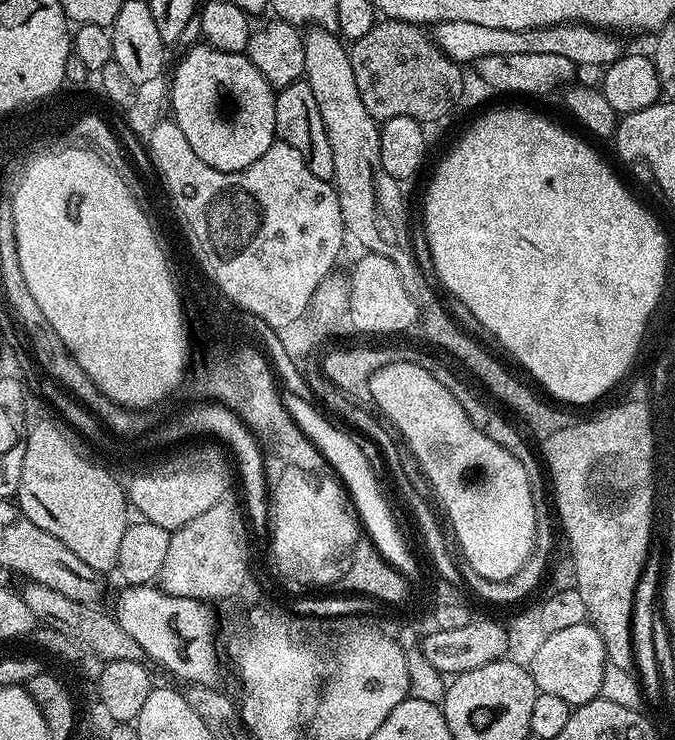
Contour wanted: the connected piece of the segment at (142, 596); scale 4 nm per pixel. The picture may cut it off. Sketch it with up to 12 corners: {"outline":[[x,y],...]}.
{"outline":[[121,587],[114,619],[183,682],[215,685],[207,603]]}

